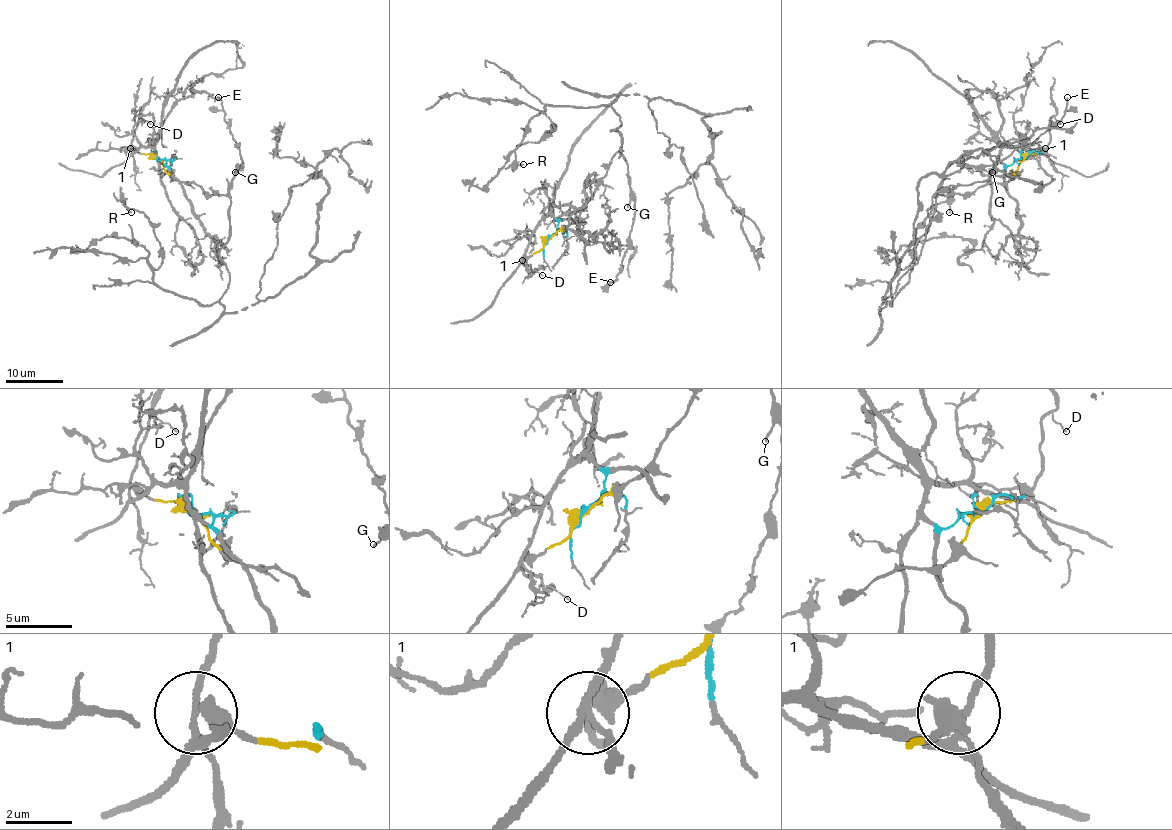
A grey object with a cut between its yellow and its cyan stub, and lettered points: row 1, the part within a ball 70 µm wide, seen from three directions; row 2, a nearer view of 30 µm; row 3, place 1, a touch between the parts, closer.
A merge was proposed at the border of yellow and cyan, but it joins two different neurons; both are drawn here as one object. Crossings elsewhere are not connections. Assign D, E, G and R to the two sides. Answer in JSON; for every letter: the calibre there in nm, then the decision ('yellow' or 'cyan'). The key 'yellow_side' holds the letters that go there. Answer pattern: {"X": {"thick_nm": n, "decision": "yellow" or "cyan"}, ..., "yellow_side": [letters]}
{"D": {"thick_nm": 110, "decision": "cyan"}, "E": {"thick_nm": 130, "decision": "yellow"}, "G": {"thick_nm": 160, "decision": "yellow"}, "R": {"thick_nm": 150, "decision": "yellow"}, "yellow_side": ["E", "G", "R"]}

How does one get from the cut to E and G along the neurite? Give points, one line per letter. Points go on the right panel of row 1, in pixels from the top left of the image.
E: (1022, 157), (1006, 181), (963, 194), (938, 193), (963, 167), (996, 164), (1031, 146), (1062, 117), (1066, 97)
G: (1022, 157), (1006, 181), (986, 183), (971, 193), (938, 194), (939, 184), (963, 167), (983, 167), (992, 173)

